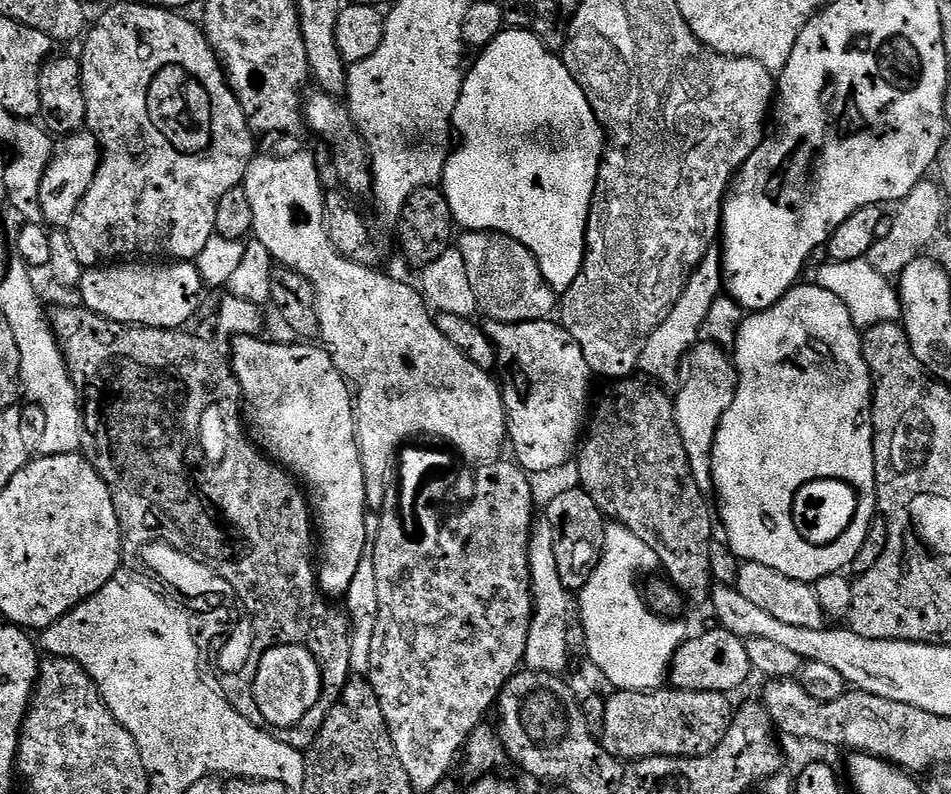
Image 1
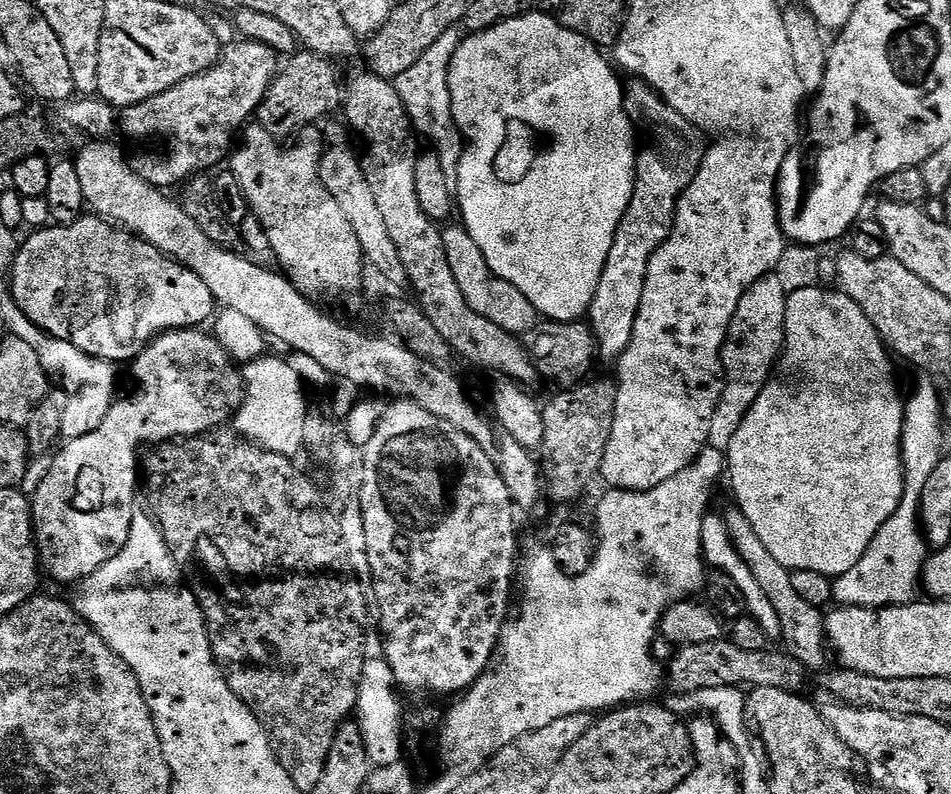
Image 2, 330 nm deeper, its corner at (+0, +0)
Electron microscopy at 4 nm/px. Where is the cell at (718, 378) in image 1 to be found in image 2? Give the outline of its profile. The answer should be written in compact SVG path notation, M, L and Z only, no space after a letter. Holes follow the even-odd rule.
M735 506L729 508L729 512L723 513L726 530L730 530L730 538L738 550L738 554L742 554L742 562L746 562L746 566L750 566L750 574L754 574L758 586L762 586L766 600L774 605L774 610L778 610L778 622L782 622L780 631L782 640L789 644L787 647L805 667L811 668L812 666L816 668L815 670L827 669L830 664L828 661L830 652L826 647L824 634L825 613L819 608L810 606L810 602L806 602L797 594L794 585L790 583L792 572L786 566L782 566L782 562L777 562L770 554L770 550L766 550L766 546L762 546L758 534L754 534L754 526L750 526L750 522L746 522L746 514L742 514L740 509Z

